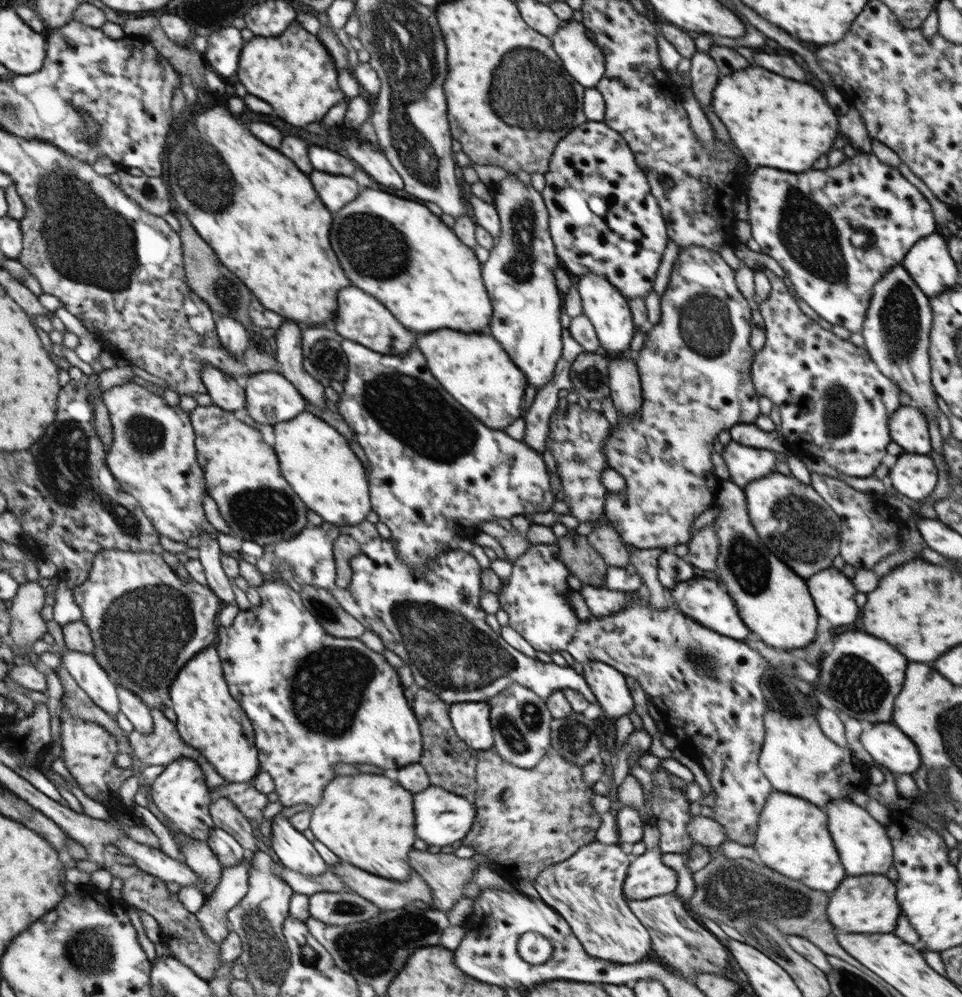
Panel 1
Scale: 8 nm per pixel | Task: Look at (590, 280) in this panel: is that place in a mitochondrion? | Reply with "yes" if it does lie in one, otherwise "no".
no

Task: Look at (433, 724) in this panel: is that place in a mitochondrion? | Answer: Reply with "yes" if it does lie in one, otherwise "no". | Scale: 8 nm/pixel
no

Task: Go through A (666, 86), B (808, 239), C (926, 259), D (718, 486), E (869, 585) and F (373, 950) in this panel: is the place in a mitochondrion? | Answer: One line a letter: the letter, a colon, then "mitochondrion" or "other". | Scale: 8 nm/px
A: other
B: mitochondrion
C: other
D: other
E: other
F: mitochondrion

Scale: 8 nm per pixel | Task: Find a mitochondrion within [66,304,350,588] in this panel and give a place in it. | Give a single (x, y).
(261, 511)

